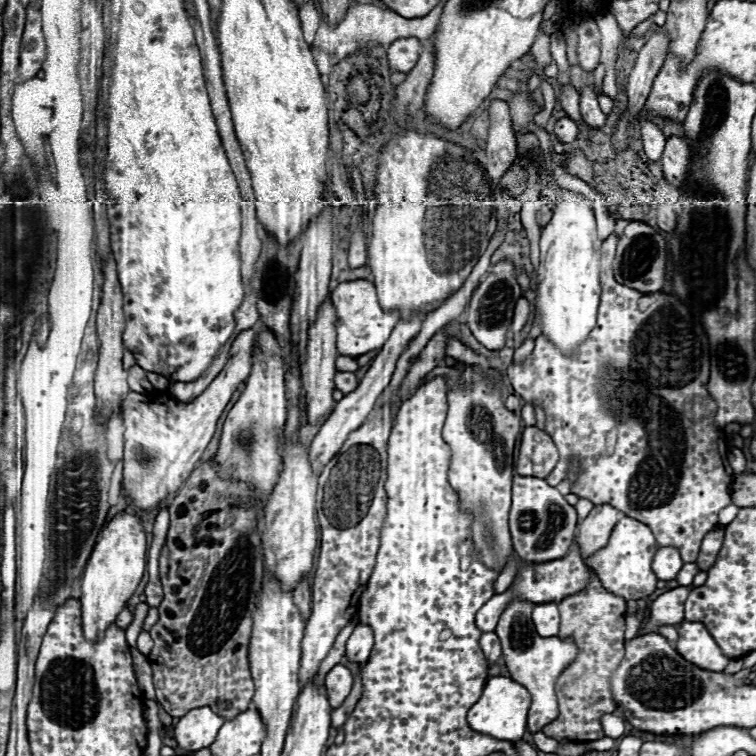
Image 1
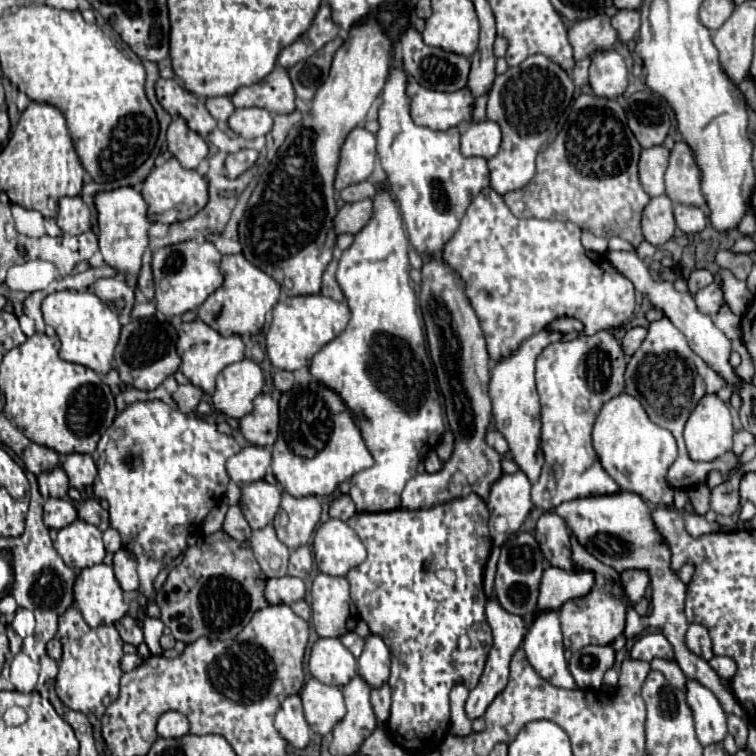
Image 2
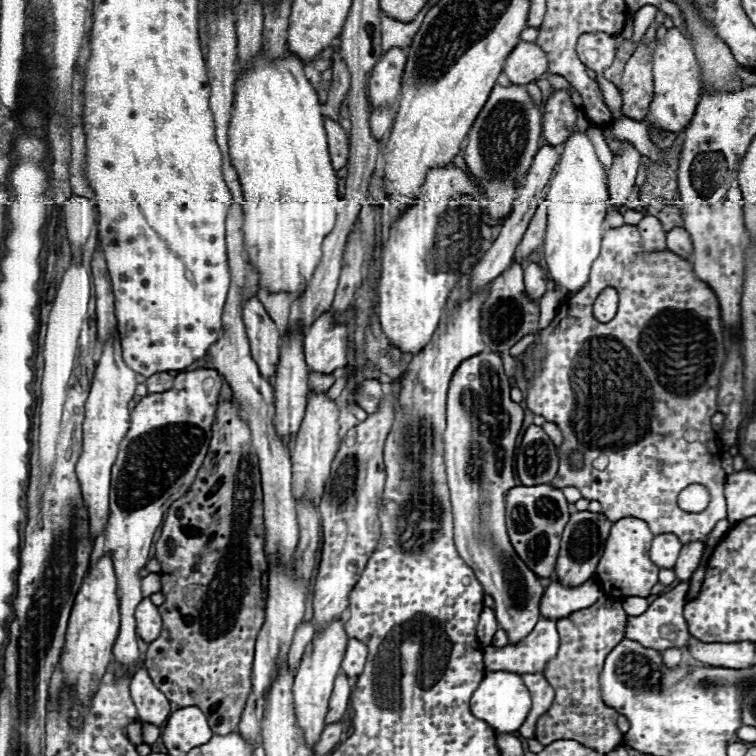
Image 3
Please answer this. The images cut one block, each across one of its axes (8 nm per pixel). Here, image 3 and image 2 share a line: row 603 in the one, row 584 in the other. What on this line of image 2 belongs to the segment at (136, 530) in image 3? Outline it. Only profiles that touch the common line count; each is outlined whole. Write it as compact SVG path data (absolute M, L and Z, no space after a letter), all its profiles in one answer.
M122 548L114 554L114 574L126 594L134 594L138 590L140 580L138 580L138 572L136 572L136 560L134 560L134 554L128 552L126 548Z

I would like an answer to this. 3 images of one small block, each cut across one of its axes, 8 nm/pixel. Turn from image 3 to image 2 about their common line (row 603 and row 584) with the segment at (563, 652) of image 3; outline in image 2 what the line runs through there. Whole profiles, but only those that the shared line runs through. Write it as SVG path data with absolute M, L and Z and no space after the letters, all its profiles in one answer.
M572 538L572 558L576 562L576 570L588 568L596 572L596 584L586 598L566 602L560 608L558 616L560 616L562 634L564 634L564 646L574 652L588 644L598 644L598 646L612 644L624 632L624 620L626 620L626 602L622 598L624 590L620 584L620 576L616 570L612 570L610 566L604 566L594 556L590 556L574 538Z

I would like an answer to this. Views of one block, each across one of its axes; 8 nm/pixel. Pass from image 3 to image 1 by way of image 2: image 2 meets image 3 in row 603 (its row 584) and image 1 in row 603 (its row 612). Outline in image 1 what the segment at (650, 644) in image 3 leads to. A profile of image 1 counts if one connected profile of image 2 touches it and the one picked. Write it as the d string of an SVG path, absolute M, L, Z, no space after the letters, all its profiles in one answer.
M686 586L668 590L660 594L652 604L650 604L650 622L646 628L642 628L642 634L658 632L662 624L678 624L684 620L684 602L688 598L690 590Z

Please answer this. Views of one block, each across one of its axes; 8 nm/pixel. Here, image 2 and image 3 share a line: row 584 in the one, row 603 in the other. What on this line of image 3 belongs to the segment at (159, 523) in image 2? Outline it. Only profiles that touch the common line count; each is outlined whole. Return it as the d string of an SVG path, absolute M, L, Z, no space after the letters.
M142 600L136 606L136 632L144 642L152 642L158 638L162 630L162 618L158 614L158 608L150 600Z

